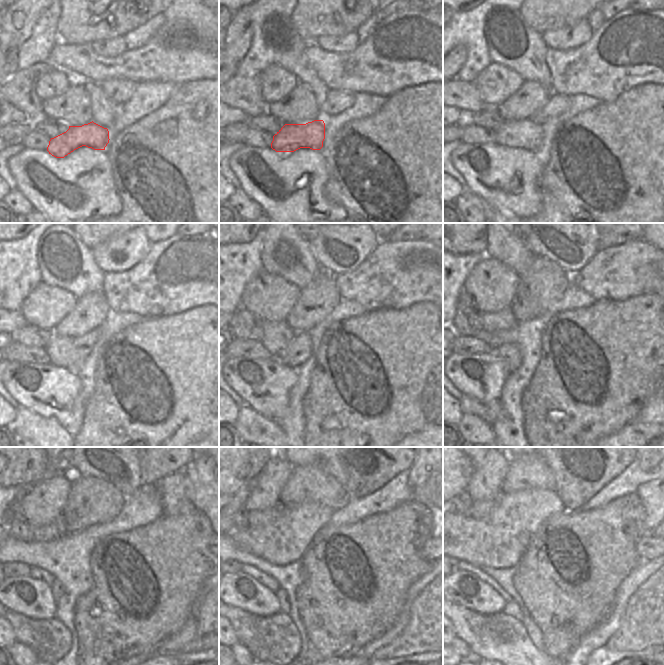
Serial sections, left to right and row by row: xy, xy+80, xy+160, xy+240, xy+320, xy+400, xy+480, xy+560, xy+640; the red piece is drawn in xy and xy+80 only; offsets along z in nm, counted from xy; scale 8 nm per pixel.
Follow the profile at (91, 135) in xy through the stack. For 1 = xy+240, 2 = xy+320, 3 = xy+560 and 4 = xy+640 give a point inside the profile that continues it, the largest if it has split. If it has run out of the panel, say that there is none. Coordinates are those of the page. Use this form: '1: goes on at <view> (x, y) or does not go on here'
1: goes on at xy+240 (61, 350)
2: goes on at xy+320 (277, 336)
3: goes on at xy+560 (260, 518)
4: goes on at xy+640 (479, 510)

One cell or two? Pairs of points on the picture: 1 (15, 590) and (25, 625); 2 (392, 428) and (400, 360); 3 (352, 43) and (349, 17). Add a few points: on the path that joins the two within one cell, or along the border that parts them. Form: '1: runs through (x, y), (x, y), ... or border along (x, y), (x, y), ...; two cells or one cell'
1: border along (10, 610), (34, 619), (45, 620); two cells
2: runs through (392, 411), (396, 396), (396, 377); one cell
3: border along (356, 31), (328, 36); two cells

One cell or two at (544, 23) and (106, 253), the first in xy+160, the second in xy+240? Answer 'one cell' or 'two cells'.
two cells

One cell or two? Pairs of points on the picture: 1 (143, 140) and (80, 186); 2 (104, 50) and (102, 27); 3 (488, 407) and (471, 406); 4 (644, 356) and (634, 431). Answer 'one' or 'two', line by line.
1: two
2: two
3: one
4: two

